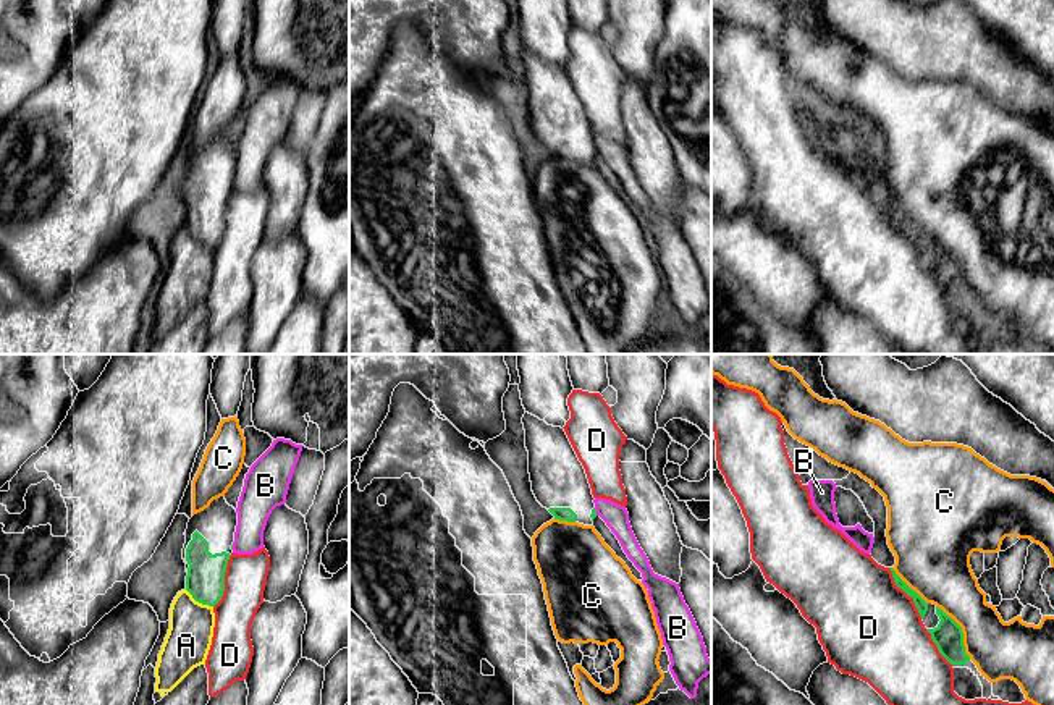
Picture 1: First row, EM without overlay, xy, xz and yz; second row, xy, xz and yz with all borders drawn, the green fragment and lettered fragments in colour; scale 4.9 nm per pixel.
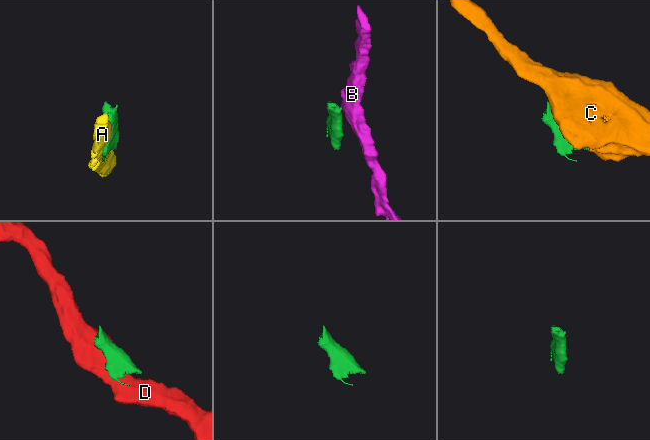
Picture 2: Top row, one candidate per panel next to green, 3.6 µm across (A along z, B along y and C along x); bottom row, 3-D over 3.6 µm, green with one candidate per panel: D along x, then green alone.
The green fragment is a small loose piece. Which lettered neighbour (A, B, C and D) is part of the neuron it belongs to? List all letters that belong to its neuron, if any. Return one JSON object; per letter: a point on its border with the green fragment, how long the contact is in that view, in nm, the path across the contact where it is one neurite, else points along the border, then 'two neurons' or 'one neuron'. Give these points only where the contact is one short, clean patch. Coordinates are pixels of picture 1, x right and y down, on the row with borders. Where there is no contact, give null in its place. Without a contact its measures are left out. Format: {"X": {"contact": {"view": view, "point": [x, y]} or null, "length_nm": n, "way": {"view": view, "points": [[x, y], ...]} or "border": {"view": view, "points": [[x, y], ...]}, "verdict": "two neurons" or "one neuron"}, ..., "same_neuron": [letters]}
{"A": {"contact": {"view": "xy", "point": [199, 602]}, "length_nm": 170, "verdict": "two neurons"}, "B": {"contact": {"view": "xz", "point": [595, 511]}, "length_nm": 40, "border": {"view": "xz", "points": [[594, 508], [597, 515]]}, "verdict": "two neurons"}, "C": {"contact": {"view": "yz", "point": [961, 631]}, "length_nm": 320, "verdict": "two neurons"}, "D": {"contact": {"view": "yz", "point": [906, 592]}, "length_nm": 300, "verdict": "two neurons"}, "same_neuron": []}

